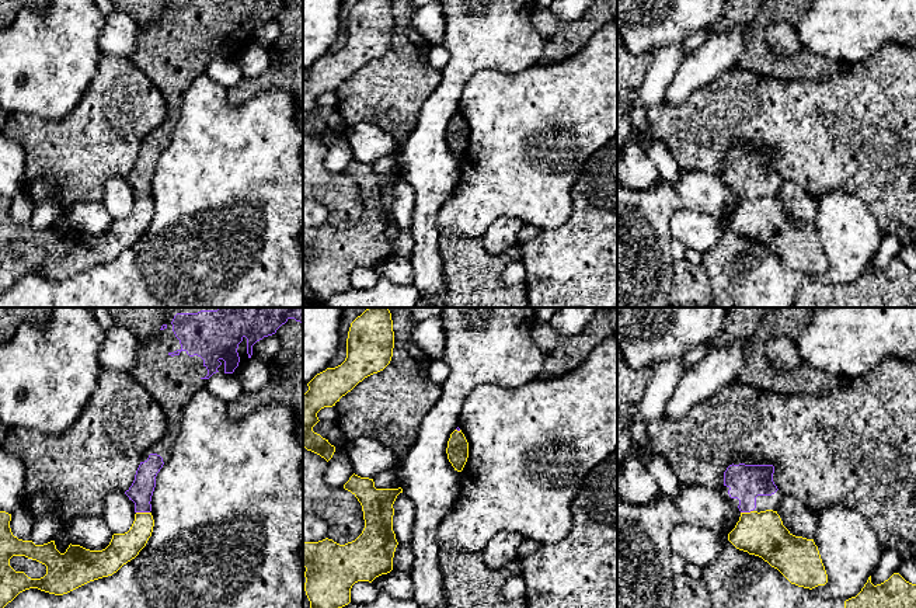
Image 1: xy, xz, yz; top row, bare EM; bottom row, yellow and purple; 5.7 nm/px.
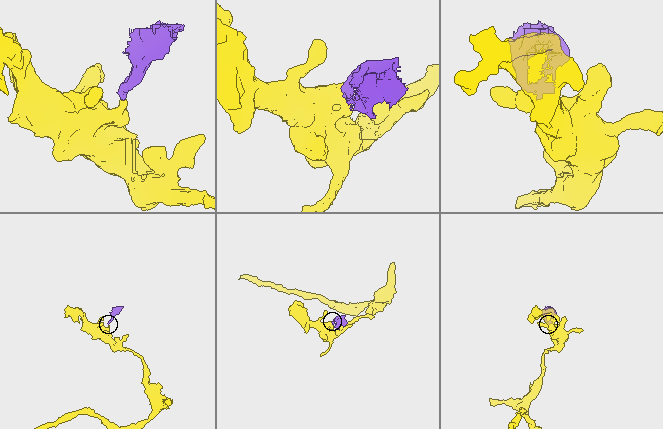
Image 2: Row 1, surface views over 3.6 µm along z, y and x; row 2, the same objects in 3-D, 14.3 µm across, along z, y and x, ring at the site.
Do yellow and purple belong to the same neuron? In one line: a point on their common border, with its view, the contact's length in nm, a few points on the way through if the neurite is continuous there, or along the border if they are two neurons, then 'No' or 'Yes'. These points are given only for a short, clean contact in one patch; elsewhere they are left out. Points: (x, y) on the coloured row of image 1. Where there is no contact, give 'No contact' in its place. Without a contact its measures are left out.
Touches yellow at xy (143, 513). Shared border 80 nm. Path across: xy (122, 548), (142, 528), (143, 513), (140, 492). Yes

